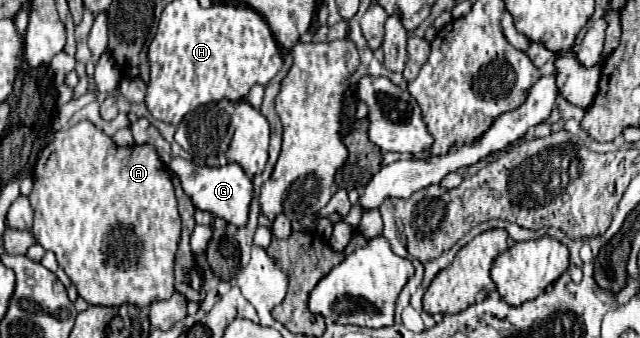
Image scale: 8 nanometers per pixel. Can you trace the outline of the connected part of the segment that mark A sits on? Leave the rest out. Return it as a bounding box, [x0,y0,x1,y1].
[28,119,180,307]

